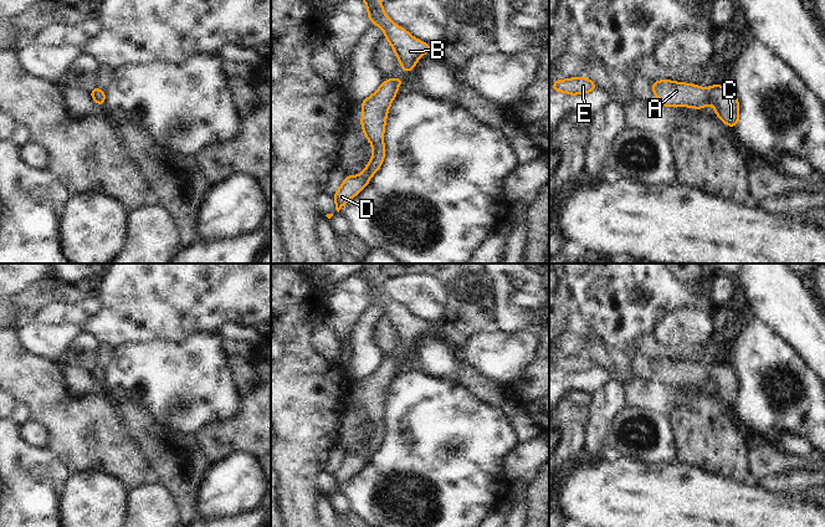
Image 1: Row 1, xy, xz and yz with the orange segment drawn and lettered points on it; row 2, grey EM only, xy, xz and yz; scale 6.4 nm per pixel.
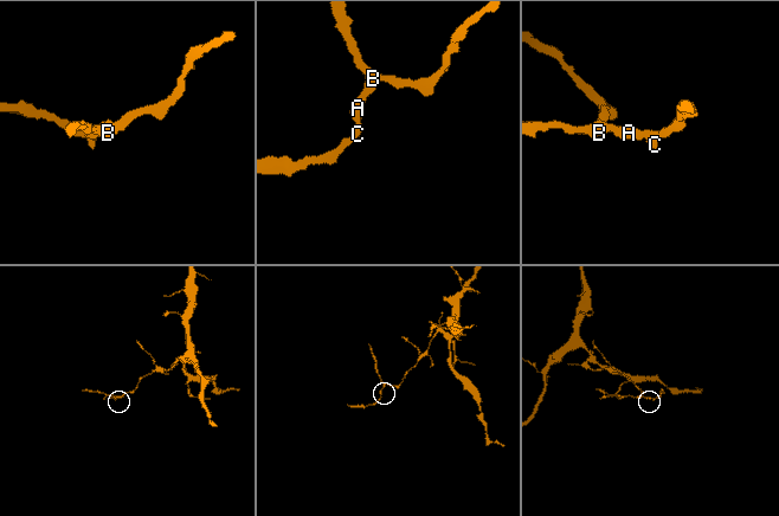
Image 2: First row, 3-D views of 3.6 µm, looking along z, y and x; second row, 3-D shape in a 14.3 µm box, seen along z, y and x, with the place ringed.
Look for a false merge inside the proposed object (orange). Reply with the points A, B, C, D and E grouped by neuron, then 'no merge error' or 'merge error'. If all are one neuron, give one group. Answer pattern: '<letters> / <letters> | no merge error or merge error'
A B C D E | no merge error

